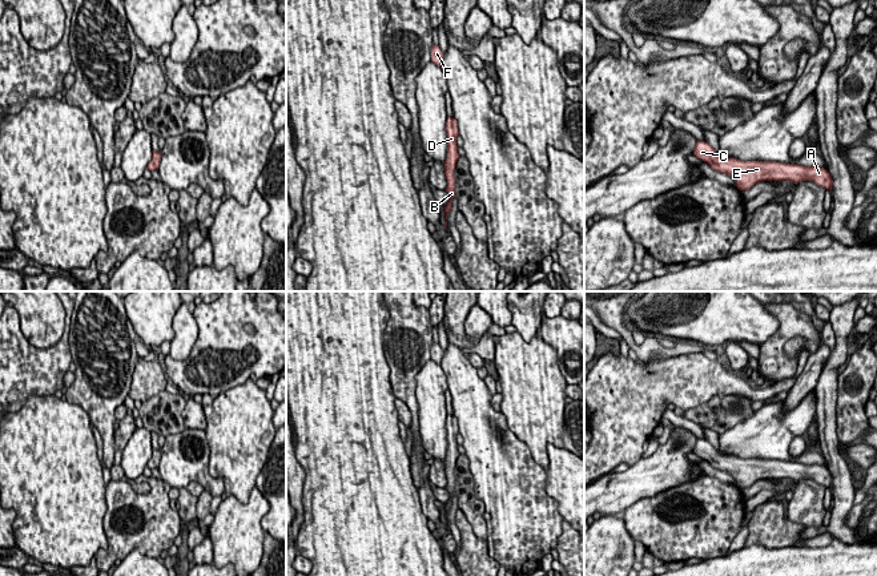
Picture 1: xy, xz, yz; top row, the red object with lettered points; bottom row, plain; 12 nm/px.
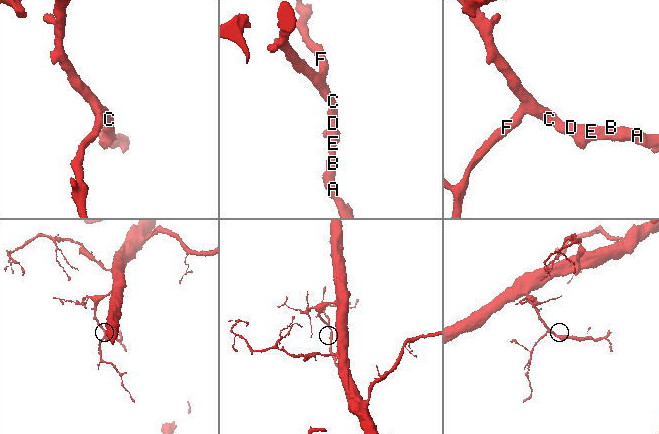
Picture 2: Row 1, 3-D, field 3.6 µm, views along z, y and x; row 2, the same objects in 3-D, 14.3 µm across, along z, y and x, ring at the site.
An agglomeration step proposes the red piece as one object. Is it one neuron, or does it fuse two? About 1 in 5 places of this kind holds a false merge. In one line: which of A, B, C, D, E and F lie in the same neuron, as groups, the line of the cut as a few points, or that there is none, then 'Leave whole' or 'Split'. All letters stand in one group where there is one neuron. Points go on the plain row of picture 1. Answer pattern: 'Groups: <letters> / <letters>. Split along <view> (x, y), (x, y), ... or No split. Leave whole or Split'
Groups: A B C D E F. No split. Leave whole

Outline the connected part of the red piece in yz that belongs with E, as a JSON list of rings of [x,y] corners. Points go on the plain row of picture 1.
[[[699,439],[693,454],[707,460],[713,468],[731,474],[739,488],[749,488],[755,482],[764,479],[813,479],[818,484],[832,488],[830,471],[820,464],[802,464],[776,459],[740,459],[720,455],[705,439]]]

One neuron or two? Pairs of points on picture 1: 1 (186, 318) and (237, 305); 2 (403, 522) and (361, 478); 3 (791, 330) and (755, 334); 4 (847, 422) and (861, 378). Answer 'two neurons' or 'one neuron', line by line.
1: two neurons
2: one neuron
3: two neurons
4: one neuron

